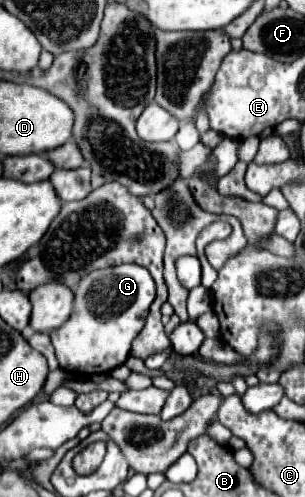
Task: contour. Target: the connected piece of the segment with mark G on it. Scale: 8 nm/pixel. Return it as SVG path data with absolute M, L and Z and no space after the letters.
M121 264L93 270L75 288L75 302L69 320L53 330L51 344L59 366L73 374L107 374L129 358L131 342L143 330L149 306L155 300L155 282L143 266Z

